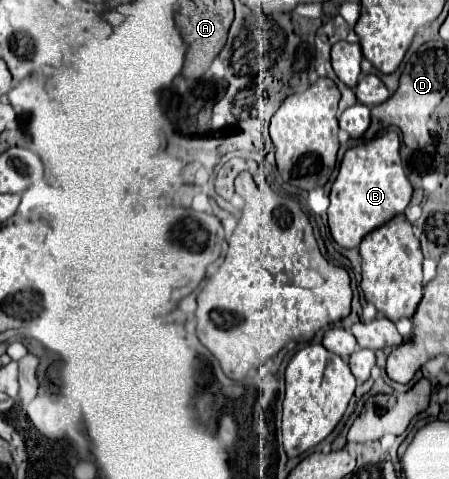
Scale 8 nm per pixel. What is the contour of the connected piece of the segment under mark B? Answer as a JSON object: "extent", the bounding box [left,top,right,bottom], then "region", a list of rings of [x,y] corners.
{"extent":[328,130,413,248],"region":[[[392,130],[346,150],[338,168],[338,176],[330,190],[328,208],[328,226],[332,238],[342,248],[356,248],[368,232],[382,226],[388,218],[404,212],[404,208],[408,206],[413,187],[410,186],[398,150],[400,138]]]}

